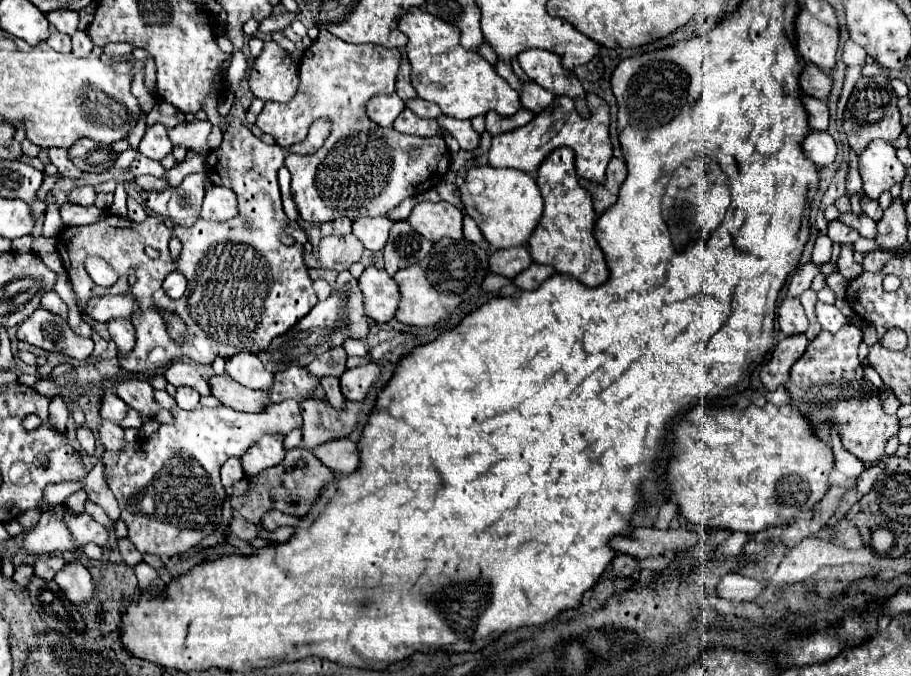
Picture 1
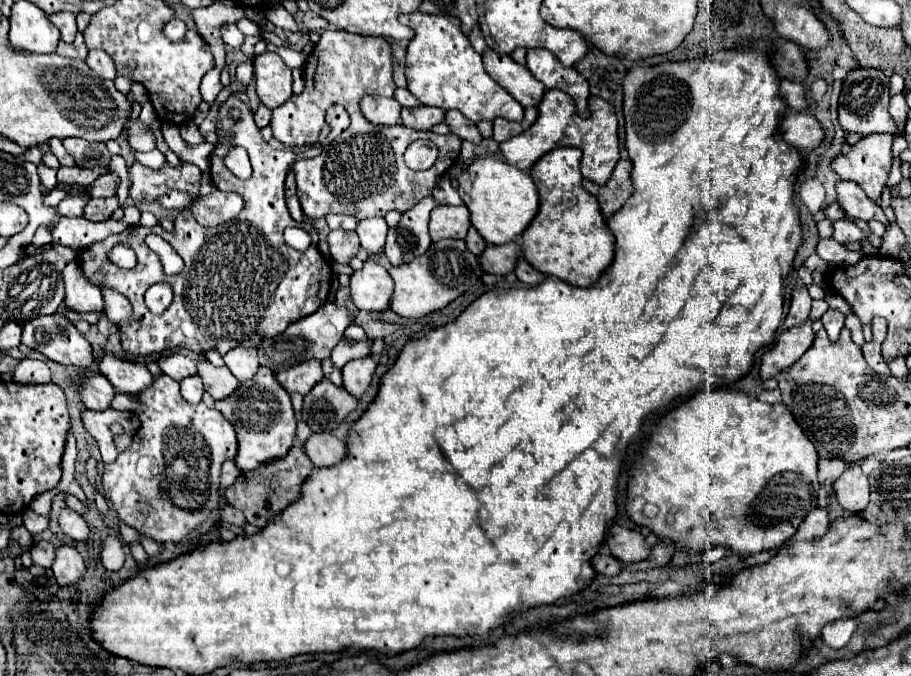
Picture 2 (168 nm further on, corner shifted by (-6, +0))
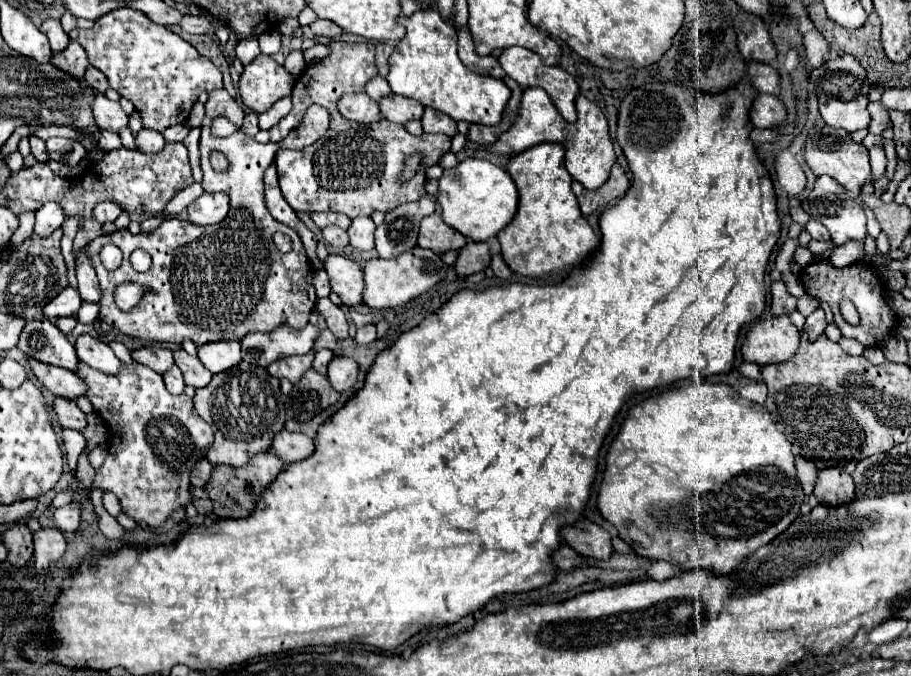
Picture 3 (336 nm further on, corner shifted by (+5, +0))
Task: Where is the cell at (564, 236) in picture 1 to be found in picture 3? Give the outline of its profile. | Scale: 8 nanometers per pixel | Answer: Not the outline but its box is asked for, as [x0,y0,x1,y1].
[497,143,599,277]

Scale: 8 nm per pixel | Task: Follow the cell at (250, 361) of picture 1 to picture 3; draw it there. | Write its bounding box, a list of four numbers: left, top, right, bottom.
[197,341,241,373]

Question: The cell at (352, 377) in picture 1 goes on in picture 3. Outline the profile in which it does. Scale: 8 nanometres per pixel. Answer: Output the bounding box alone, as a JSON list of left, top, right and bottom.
[327,357,357,391]

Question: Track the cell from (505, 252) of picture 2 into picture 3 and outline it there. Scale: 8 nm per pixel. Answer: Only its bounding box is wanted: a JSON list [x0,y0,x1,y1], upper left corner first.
[455,241,491,277]

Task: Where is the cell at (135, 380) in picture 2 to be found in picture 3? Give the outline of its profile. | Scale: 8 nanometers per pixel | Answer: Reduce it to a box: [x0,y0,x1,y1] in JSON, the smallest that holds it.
[75,333,121,373]

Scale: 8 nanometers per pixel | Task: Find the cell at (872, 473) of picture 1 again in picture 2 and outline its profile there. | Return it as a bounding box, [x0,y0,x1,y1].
[834,465,868,513]

